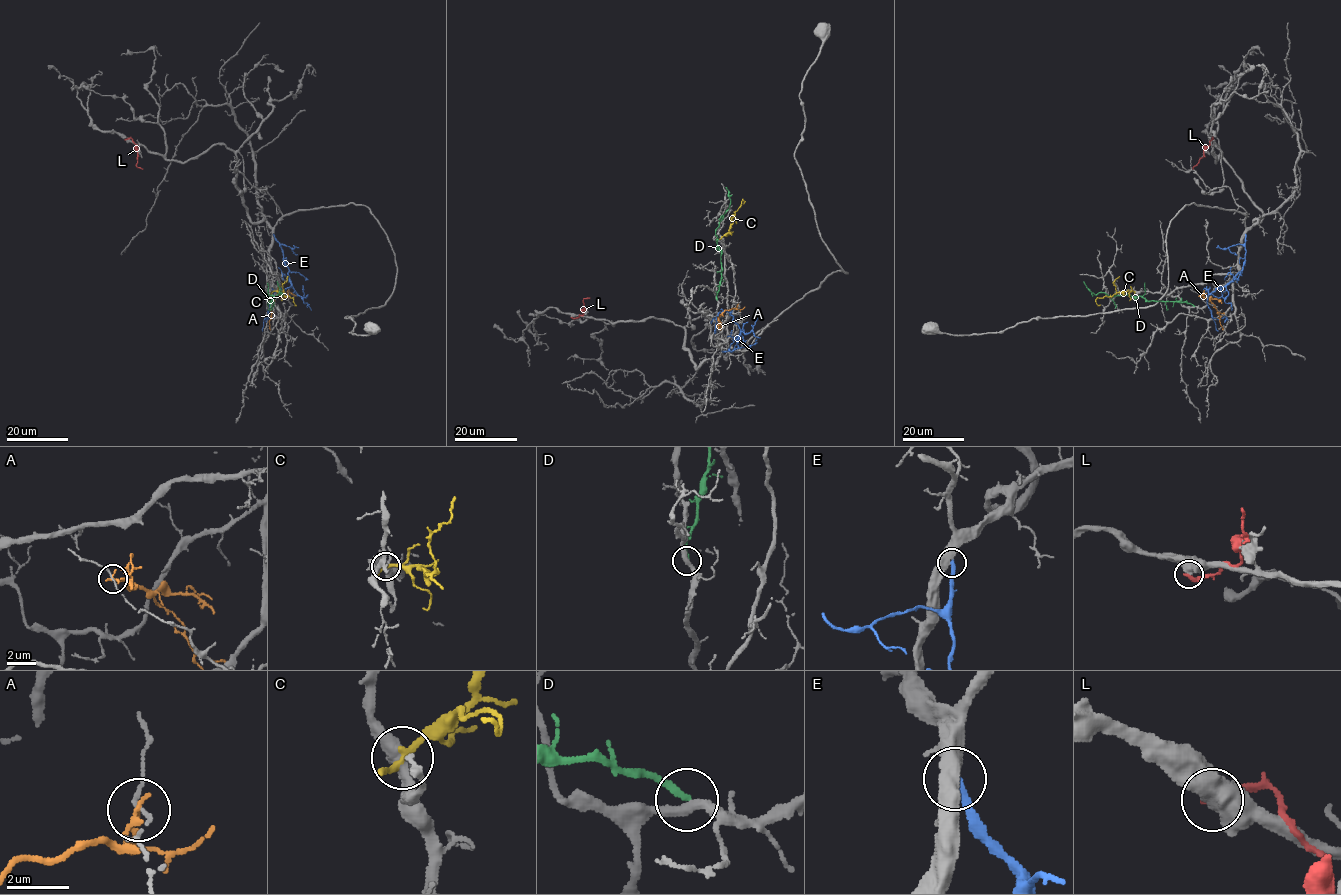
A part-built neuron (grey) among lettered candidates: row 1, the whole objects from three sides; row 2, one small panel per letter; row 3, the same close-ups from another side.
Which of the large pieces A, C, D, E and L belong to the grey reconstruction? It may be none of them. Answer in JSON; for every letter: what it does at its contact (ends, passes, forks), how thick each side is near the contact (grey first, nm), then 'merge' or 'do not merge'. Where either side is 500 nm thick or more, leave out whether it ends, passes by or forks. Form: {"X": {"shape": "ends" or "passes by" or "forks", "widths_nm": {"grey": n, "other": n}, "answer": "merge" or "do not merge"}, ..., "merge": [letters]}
{"A": {"shape": "ends", "widths_nm": {"grey": 100, "other": 190}, "answer": "do not merge"}, "C": {"shape": "ends", "widths_nm": {"grey": 340, "other": 280}, "answer": "do not merge"}, "D": {"shape": "ends", "widths_nm": {"grey": 320, "other": 240}, "answer": "do not merge"}, "E": {"widths_nm": {"grey": 550, "other": 300}, "answer": "do not merge"}, "L": {"widths_nm": {"grey": 500, "other": 320}, "answer": "do not merge"}, "merge": []}

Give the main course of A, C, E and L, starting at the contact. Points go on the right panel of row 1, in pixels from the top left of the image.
A: (1200, 295), (1215, 306), (1222, 330)
C: (1133, 291), (1097, 298), (1096, 302), (1100, 305)
E: (1245, 234), (1242, 269), (1223, 286), (1210, 294), (1205, 291), (1211, 315), (1218, 319), (1225, 317), (1224, 322)
L: (1212, 139), (1193, 169)

